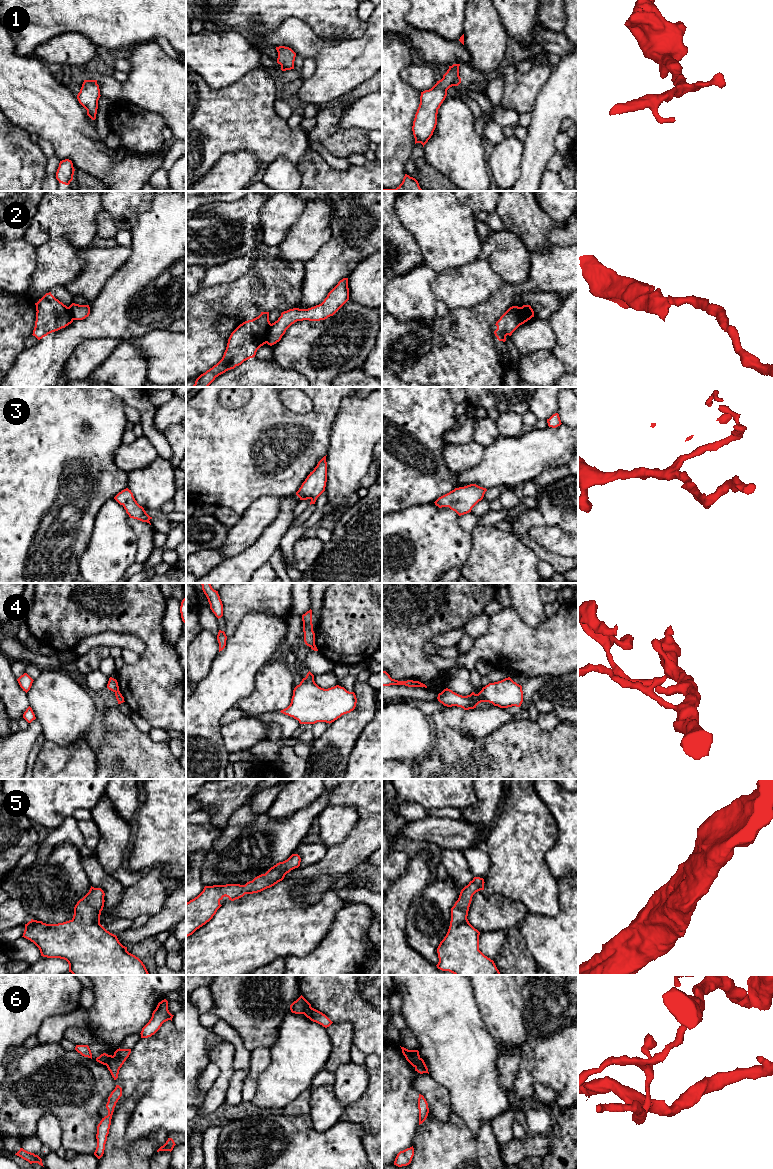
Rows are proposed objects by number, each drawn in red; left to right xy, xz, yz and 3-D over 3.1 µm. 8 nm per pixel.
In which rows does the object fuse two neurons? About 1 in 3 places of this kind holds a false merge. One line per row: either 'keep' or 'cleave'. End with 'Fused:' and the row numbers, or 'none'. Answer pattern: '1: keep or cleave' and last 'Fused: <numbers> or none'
1: keep
2: cleave
3: keep
4: cleave
5: keep
6: cleave
Fused: 2, 4, 6

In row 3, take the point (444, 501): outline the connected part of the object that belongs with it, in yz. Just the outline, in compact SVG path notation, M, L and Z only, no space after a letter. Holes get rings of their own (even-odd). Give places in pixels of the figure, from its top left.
M476 484L455 488L439 497L434 503L439 508L449 507L459 516L471 512L472 508L483 499L486 488Z

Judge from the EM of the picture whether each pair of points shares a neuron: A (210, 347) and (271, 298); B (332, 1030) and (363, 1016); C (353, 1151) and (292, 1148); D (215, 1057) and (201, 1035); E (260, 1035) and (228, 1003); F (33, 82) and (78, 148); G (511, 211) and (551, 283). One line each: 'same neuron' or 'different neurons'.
A: same neuron
B: different neurons
C: same neuron
D: different neurons
E: same neuron
F: same neuron
G: different neurons

